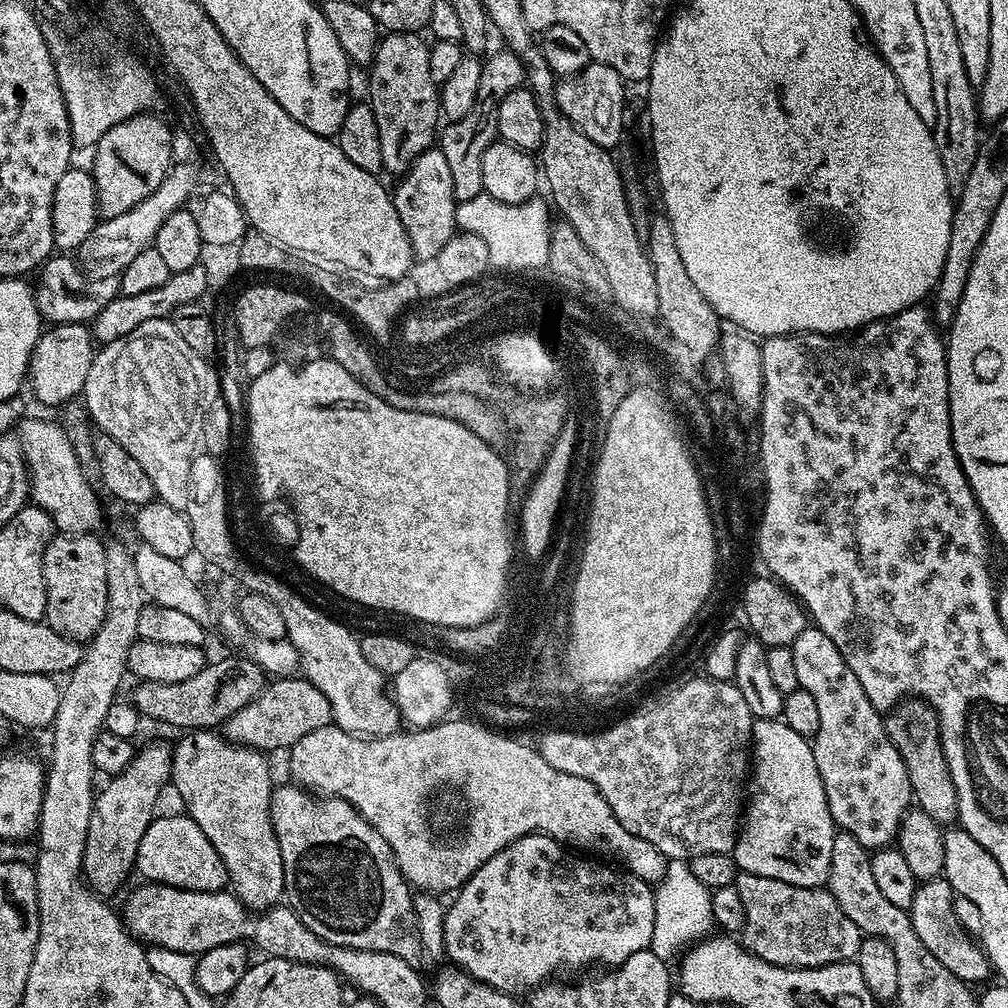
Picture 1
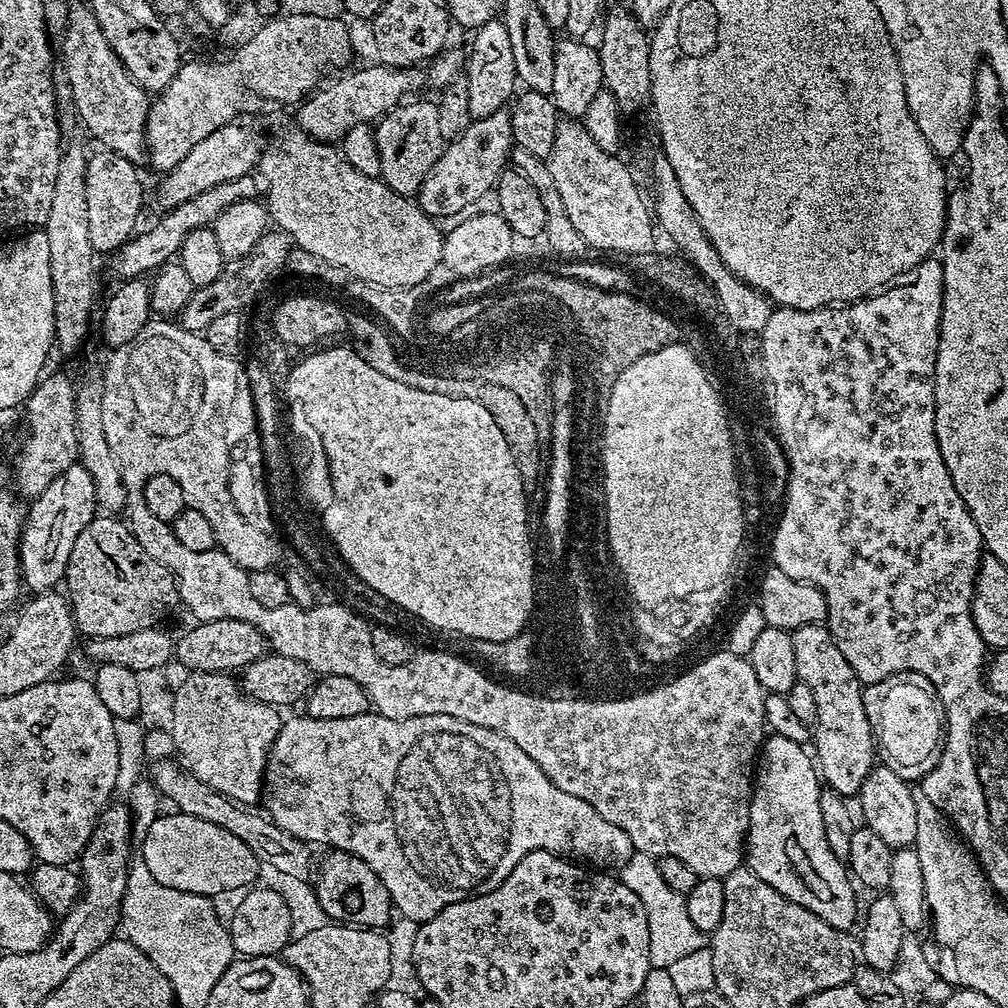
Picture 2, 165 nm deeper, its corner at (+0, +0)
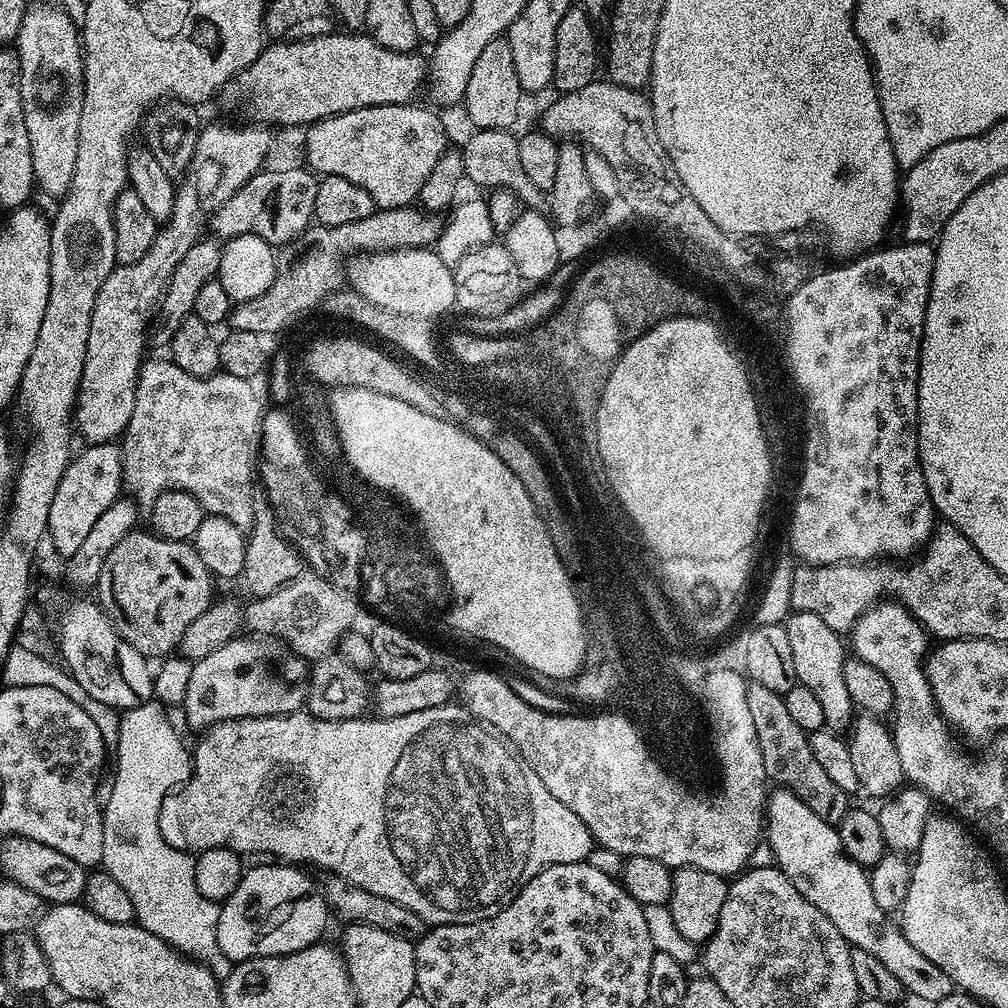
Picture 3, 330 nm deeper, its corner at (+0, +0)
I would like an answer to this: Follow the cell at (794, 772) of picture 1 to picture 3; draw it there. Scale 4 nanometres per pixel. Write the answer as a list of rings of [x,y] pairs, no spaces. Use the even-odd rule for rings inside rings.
[[[777,787],[766,801],[766,841],[772,848],[775,867],[790,878],[794,890],[798,890],[806,902],[814,902],[814,906],[838,926],[838,934],[842,934],[849,945],[874,954],[909,993],[925,1000],[928,1006],[934,1006],[954,991],[950,974],[934,966],[926,954],[914,950],[904,929],[895,919],[886,918],[878,902],[874,902],[869,873],[844,853],[839,831],[822,822],[808,803],[789,788]]]

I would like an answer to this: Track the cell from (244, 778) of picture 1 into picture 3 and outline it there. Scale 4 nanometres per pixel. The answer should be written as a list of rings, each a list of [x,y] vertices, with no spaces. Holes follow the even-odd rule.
[[[244,634],[235,640],[218,646],[206,658],[195,661],[184,684],[184,716],[192,728],[207,729],[224,720],[237,720],[243,716],[288,716],[305,707],[308,698],[309,661],[288,647],[277,636]]]

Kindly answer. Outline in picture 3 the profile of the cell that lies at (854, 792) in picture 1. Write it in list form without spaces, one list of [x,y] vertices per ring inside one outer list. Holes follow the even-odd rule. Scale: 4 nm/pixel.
[[[793,611],[784,624],[786,634],[790,637],[790,646],[794,653],[794,674],[802,686],[809,688],[822,706],[824,723],[833,730],[844,730],[854,719],[854,705],[850,698],[850,690],[846,690],[846,644],[841,633],[830,630],[818,614],[806,614]]]

